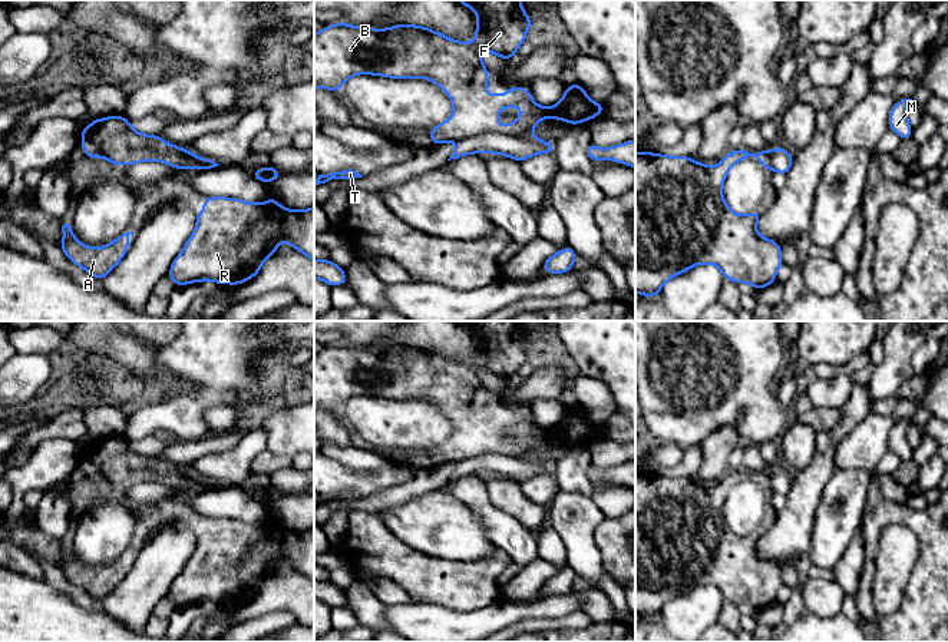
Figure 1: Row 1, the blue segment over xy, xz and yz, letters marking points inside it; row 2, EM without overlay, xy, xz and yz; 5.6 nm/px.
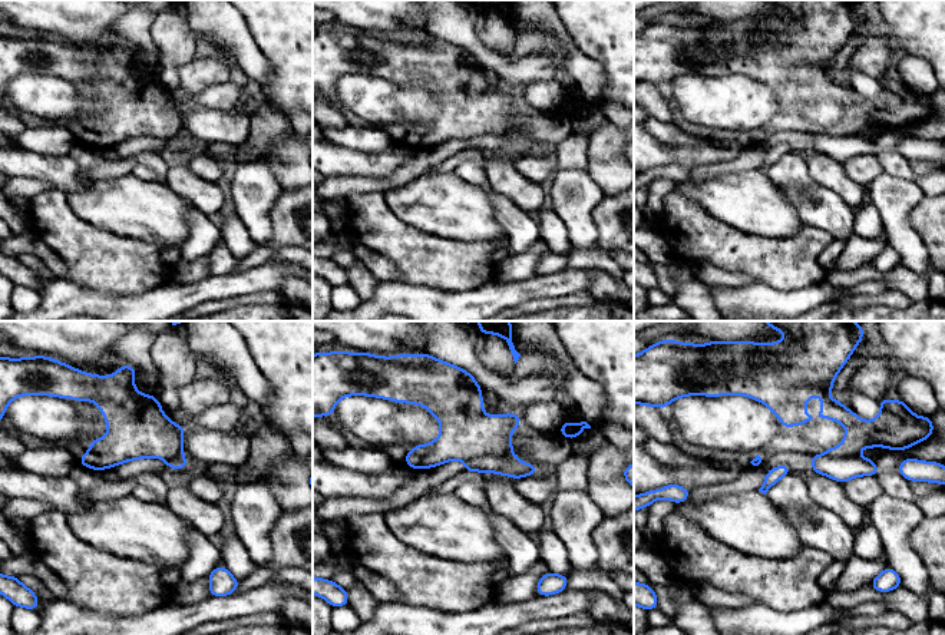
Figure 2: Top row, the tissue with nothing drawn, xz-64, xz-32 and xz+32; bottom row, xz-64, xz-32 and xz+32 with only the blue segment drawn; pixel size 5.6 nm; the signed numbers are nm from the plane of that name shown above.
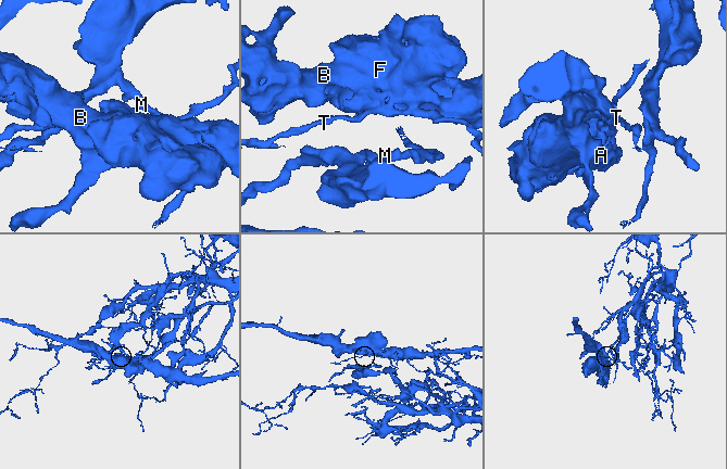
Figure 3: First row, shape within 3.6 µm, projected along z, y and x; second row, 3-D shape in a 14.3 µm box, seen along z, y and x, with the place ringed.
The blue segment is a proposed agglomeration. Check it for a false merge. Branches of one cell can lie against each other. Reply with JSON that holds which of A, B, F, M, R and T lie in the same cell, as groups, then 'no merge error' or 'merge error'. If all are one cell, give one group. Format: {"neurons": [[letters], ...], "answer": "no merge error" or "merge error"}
{"neurons": [["A", "B", "F", "R"], ["M", "T"]], "answer": "merge error"}

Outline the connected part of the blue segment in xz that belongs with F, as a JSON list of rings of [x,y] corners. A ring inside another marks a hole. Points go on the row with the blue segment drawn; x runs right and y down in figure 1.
[[[456,0],[470,7],[478,14],[476,33],[473,43],[458,42],[449,39],[425,26],[396,24],[390,29],[370,29],[356,27],[347,23],[336,23],[326,26],[314,34],[314,89],[326,87],[336,93],[347,79],[354,75],[376,75],[393,79],[422,77],[440,86],[450,97],[453,110],[452,118],[443,123],[430,128],[430,143],[440,145],[449,140],[460,140],[469,136],[482,135],[486,132],[498,132],[503,135],[529,135],[534,126],[546,118],[559,119],[575,126],[577,123],[587,122],[598,115],[604,115],[604,103],[594,103],[579,83],[567,86],[562,99],[552,107],[538,106],[532,97],[529,87],[508,87],[505,95],[486,95],[485,89],[489,80],[488,69],[479,56],[480,49],[505,59],[506,62],[515,56],[518,47],[523,43],[526,32],[532,19],[523,11],[521,0]],[[521,106],[523,110],[516,122],[506,126],[496,123],[498,112],[503,107]]]

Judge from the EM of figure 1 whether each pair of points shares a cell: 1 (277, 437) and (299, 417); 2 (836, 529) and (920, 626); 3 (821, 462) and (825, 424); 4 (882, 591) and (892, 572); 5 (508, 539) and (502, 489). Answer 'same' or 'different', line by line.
1: same
2: different
3: different
4: same
5: different

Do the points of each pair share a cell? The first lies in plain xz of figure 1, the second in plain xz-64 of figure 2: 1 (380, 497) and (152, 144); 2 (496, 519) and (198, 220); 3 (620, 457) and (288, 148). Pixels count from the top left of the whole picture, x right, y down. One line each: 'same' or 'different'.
1: same
2: same
3: same

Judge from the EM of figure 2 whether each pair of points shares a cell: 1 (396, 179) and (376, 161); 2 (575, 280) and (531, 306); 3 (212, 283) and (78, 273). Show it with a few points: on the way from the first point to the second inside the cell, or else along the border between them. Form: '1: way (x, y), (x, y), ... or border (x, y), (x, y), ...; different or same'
1: border (405, 162), (386, 177), (356, 177); different
2: border (577, 291), (568, 295), (528, 298), (512, 306); different
3: border (168, 281), (136, 294); different

